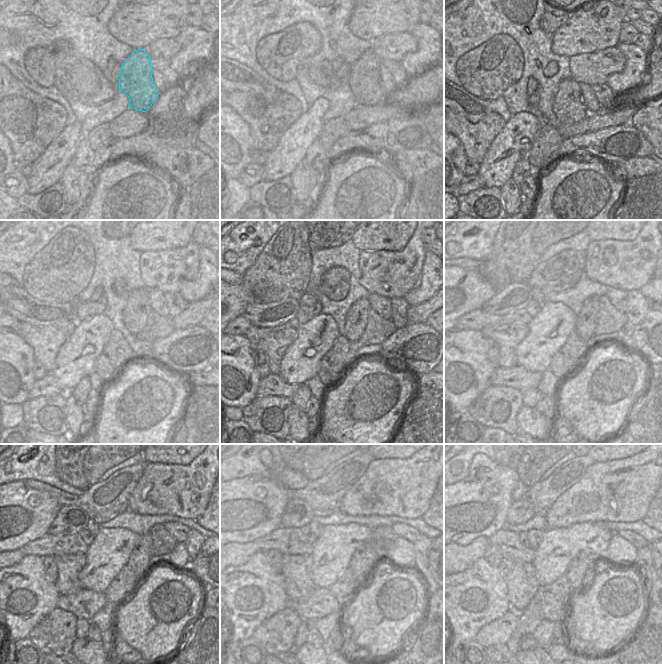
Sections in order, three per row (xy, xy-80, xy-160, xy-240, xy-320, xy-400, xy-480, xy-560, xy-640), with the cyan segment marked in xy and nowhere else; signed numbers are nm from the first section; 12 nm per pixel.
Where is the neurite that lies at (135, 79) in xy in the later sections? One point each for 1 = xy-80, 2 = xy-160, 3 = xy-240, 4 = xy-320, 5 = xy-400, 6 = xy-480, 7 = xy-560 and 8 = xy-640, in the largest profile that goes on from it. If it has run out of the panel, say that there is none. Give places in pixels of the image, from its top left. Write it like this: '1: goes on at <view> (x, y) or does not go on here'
1: goes on at xy-80 (363, 83)
2: goes on at xy-160 (588, 86)
3: goes on at xy-240 (138, 307)
4: goes on at xy-320 (358, 315)
5: goes on at xy-400 (586, 321)
6: goes on at xy-480 (138, 561)
7: goes on at xy-560 (361, 559)
8: goes on at xy-640 (582, 563)

